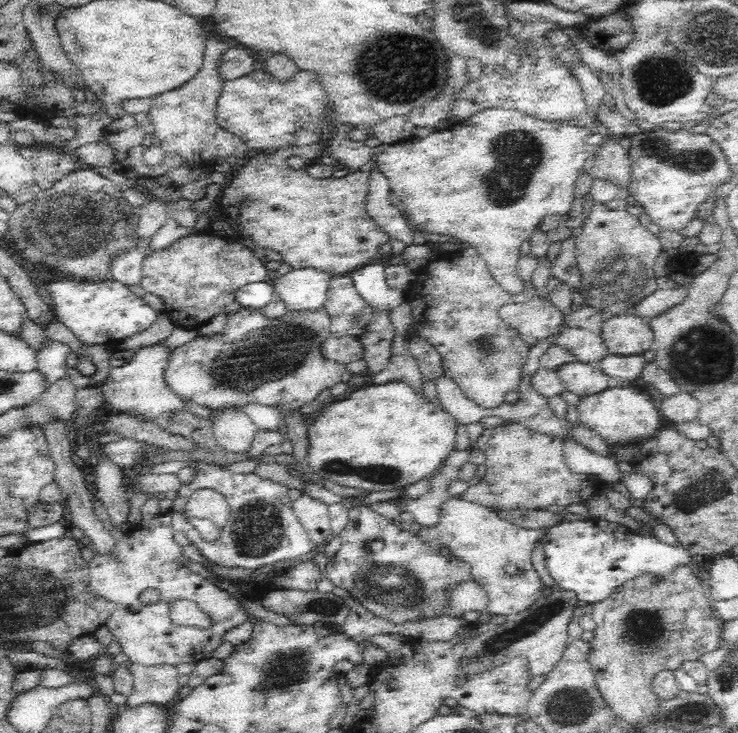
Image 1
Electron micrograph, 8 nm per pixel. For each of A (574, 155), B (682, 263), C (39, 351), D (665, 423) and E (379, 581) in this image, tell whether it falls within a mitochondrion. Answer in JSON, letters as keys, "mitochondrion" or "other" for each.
{"A":"other","B":"other","C":"other","D":"other","E":"mitochondrion"}

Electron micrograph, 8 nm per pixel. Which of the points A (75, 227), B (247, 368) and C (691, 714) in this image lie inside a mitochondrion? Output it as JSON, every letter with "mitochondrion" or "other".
{"A":"mitochondrion","B":"mitochondrion","C":"mitochondrion"}

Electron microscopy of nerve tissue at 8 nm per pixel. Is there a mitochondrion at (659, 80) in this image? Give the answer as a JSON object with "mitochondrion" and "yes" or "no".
{"mitochondrion":"yes"}

